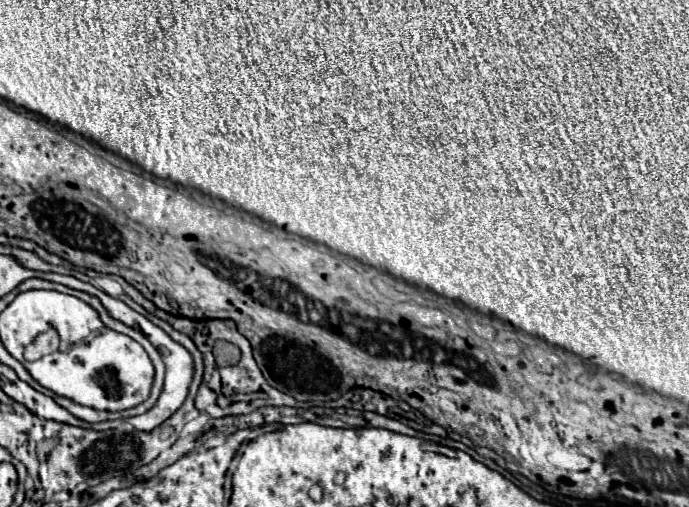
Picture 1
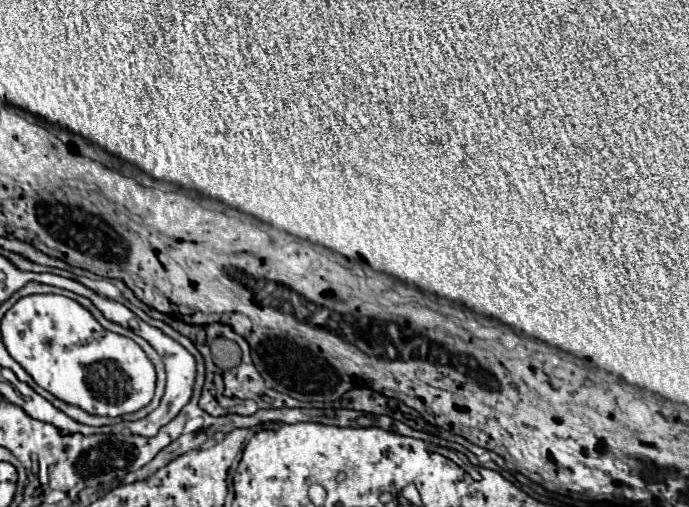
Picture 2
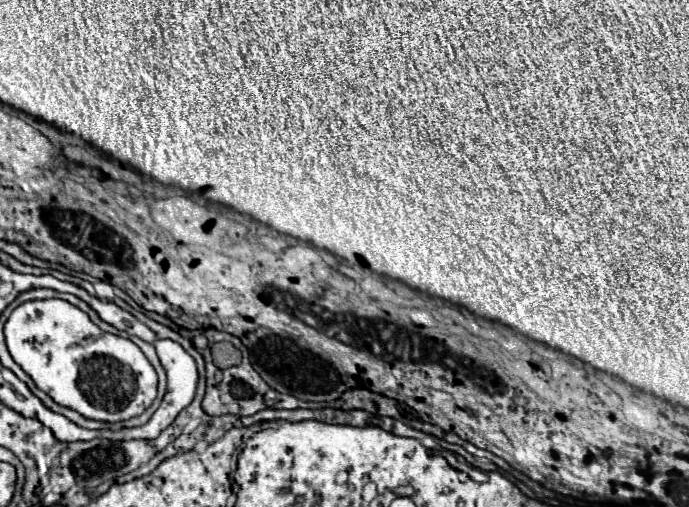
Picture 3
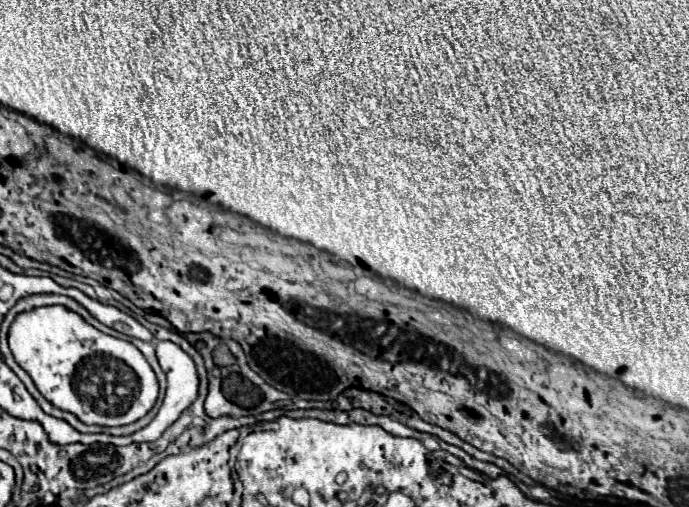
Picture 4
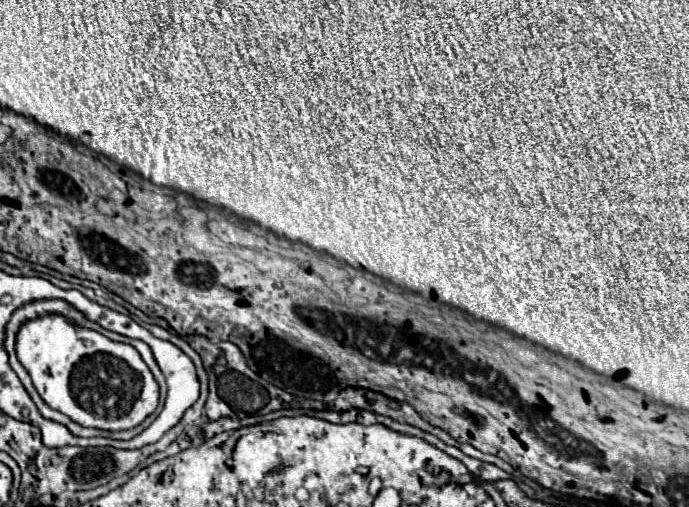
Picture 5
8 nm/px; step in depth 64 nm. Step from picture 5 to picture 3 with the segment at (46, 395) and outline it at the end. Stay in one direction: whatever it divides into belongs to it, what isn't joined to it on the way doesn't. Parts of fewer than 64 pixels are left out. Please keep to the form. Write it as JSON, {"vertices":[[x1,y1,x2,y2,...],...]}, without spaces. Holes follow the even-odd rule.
{"vertices":[[48,298,28,300,12,310,4,324,6,346,14,362,58,404,102,422,140,416,156,398,156,372,144,352,128,338,100,330,74,304]]}

